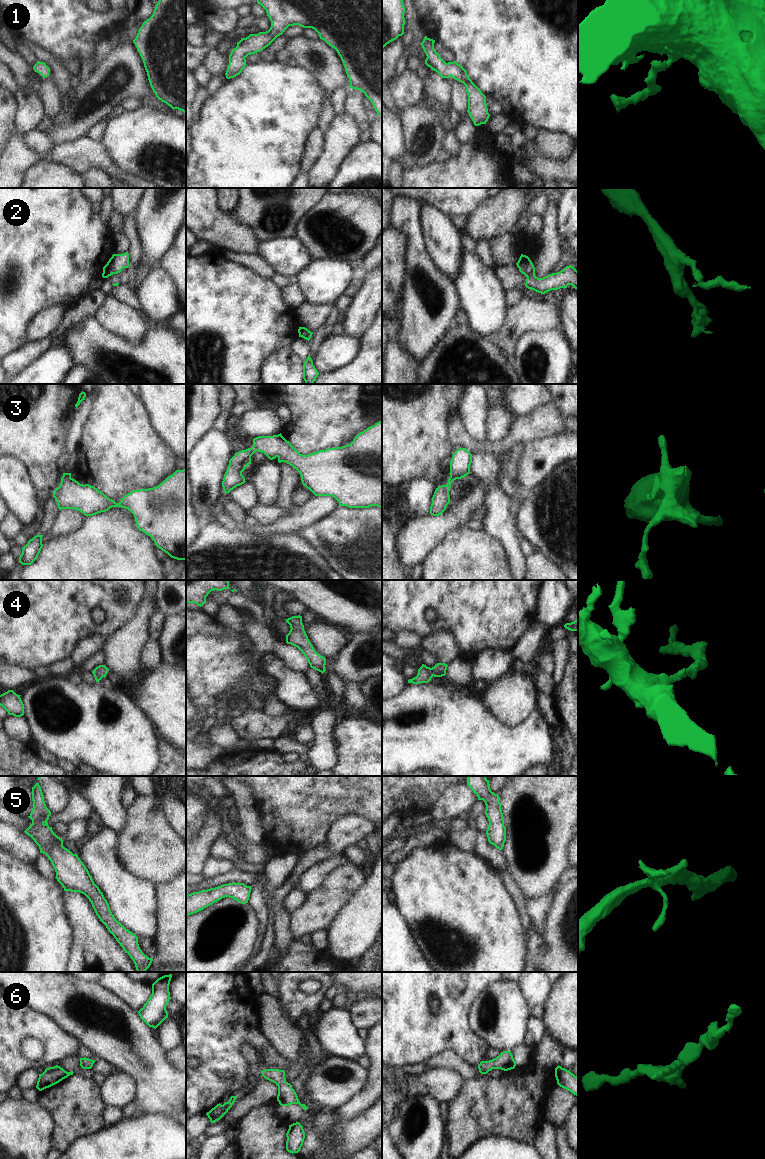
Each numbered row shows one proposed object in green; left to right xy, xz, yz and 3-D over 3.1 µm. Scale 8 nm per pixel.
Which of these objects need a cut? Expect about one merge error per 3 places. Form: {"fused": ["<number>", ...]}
{"fused": ["2", "3"]}

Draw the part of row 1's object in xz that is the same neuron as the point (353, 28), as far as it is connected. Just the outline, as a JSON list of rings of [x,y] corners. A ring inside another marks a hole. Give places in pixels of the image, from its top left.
[[[257,0],[257,3],[266,10],[271,27],[266,32],[250,34],[237,42],[237,46],[229,55],[229,65],[225,73],[227,79],[240,75],[247,65],[245,58],[268,47],[289,26],[312,28],[319,34],[320,39],[337,51],[349,78],[350,88],[362,91],[377,114],[382,116],[382,0]]]

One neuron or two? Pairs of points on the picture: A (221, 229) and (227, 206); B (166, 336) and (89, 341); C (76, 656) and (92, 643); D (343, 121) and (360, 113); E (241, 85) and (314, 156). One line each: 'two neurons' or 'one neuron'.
A: two neurons
B: one neuron
C: one neuron
D: two neurons
E: two neurons

